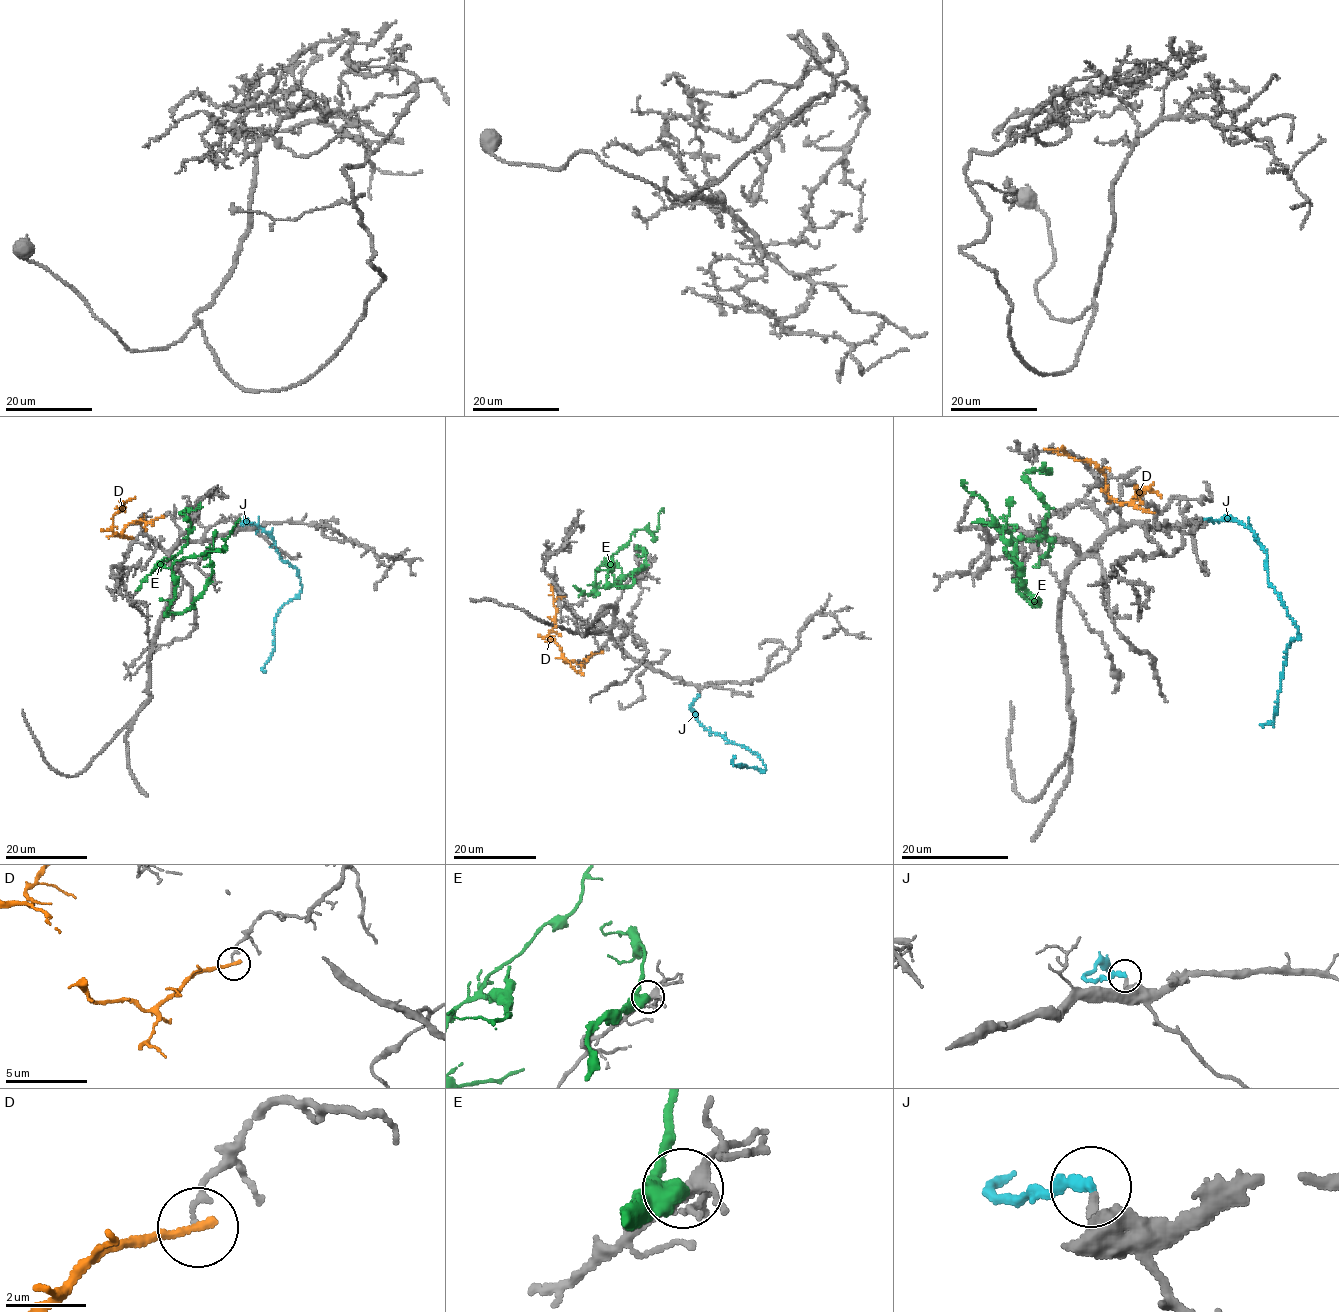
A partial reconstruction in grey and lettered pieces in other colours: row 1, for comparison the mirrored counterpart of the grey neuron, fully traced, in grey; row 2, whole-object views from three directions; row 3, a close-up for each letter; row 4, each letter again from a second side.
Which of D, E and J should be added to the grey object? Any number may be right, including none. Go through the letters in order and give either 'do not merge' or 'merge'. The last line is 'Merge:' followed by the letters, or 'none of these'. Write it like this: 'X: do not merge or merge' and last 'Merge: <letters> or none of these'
D: do not merge
E: do not merge
J: merge
Merge: J

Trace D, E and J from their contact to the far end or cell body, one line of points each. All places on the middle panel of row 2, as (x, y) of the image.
D: (601, 652), (594, 652), (580, 663), (566, 662), (560, 646), (548, 634), (555, 625), (557, 610), (549, 584)
E: (646, 565), (630, 585), (608, 582), (607, 564), (594, 583), (621, 584), (612, 563), (615, 580), (631, 571)
J: (699, 696), (690, 708), (707, 730), (755, 753), (765, 768), (763, 771), (735, 766), (734, 755)

